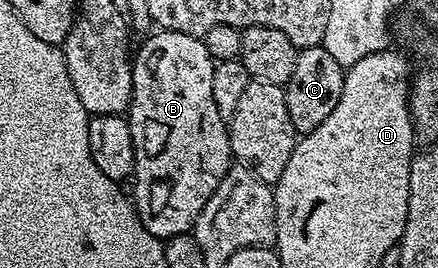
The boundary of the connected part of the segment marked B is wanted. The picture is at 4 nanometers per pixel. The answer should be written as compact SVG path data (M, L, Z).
M157 29L148 36L147 41L149 41L149 44L145 47L145 91L138 90L136 92L135 111L137 107L137 123L135 119L129 124L131 141L135 145L135 165L131 176L131 184L133 183L131 198L133 206L137 209L137 216L141 218L141 224L145 226L147 233L151 233L156 239L164 241L170 239L172 235L183 235L192 232L193 222L199 217L203 205L207 205L211 193L215 193L219 181L223 181L223 177L229 172L231 152L229 149L227 121L221 116L219 109L215 109L215 97L211 97L211 77L213 76L215 60L207 53L207 45L204 38L188 35L187 33L179 33L178 31L166 33L164 30Z

